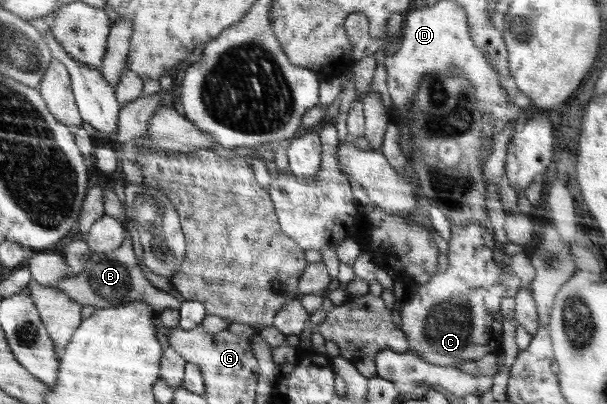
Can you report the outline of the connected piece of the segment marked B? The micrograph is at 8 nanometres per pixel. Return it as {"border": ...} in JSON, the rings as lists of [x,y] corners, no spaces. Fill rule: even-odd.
{"border":[[[128,236],[123,244],[110,253],[95,254],[85,264],[85,267],[78,270],[73,277],[65,278],[53,286],[55,291],[73,299],[82,306],[93,305],[95,308],[117,307],[133,300],[146,301],[158,314],[168,307],[179,309],[182,304],[173,295],[155,288],[145,279],[141,268],[138,265],[133,245]]]}

